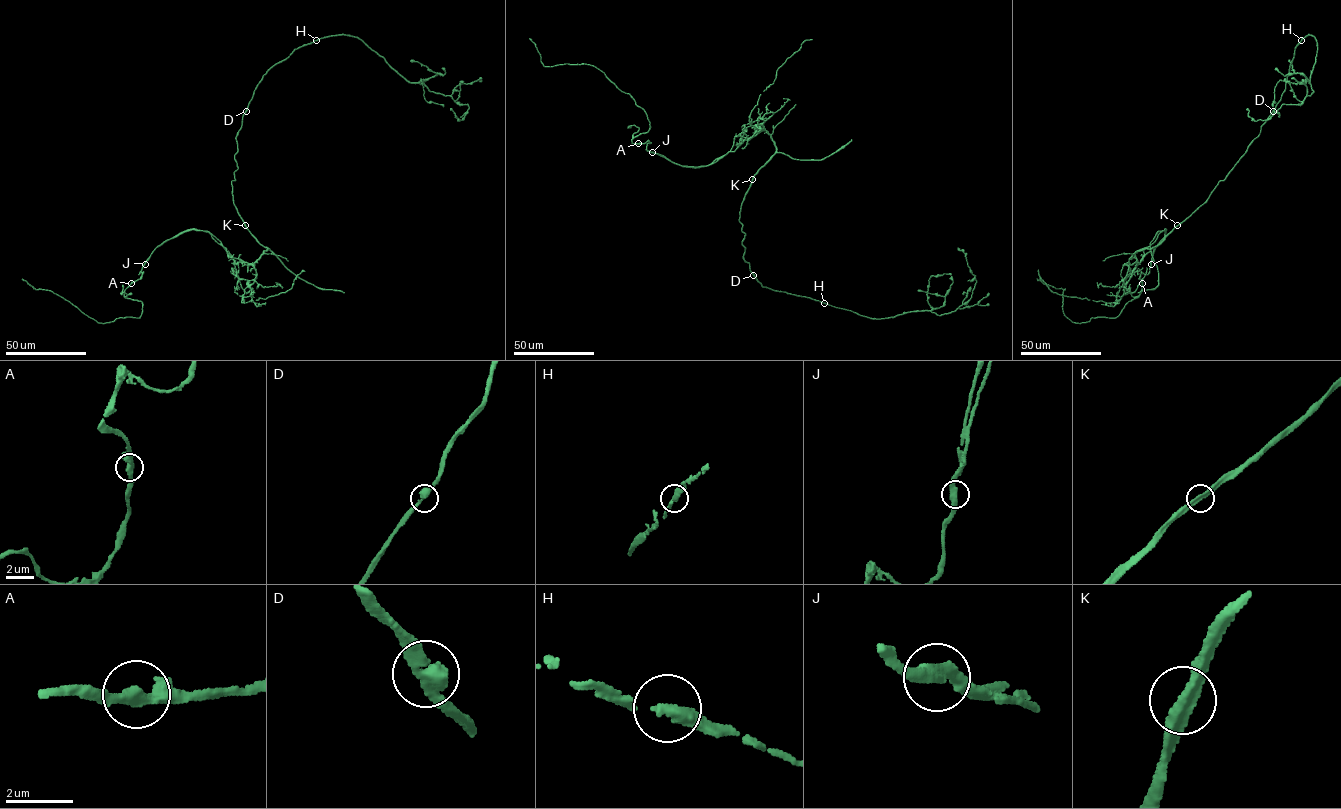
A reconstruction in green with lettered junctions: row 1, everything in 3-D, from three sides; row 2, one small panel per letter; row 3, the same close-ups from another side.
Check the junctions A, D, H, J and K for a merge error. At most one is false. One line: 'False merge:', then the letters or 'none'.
False merge: J

